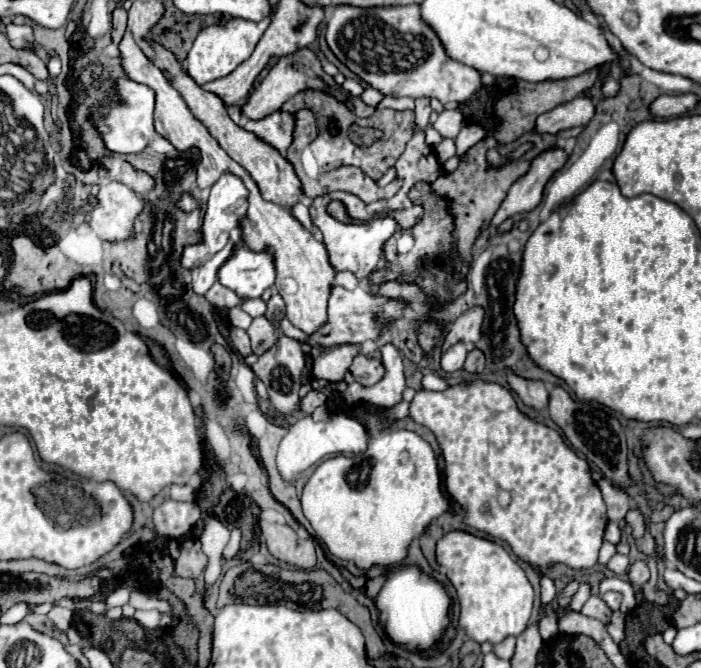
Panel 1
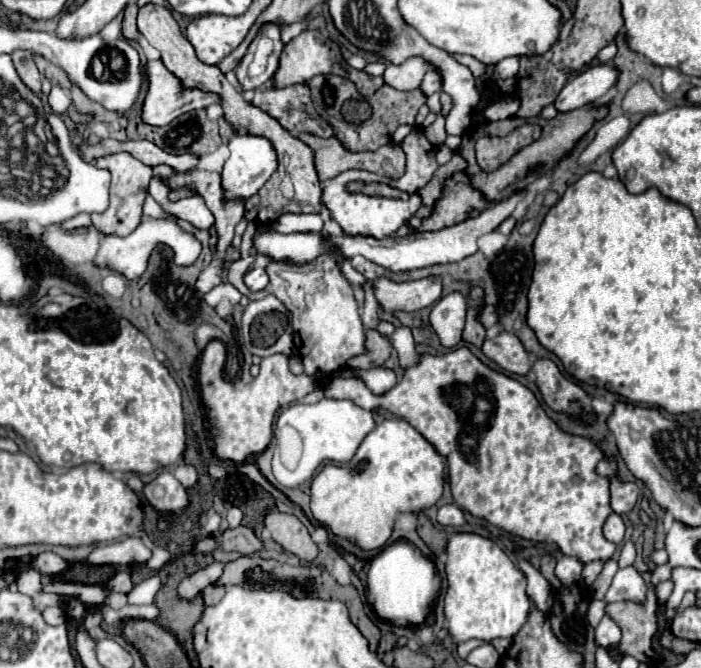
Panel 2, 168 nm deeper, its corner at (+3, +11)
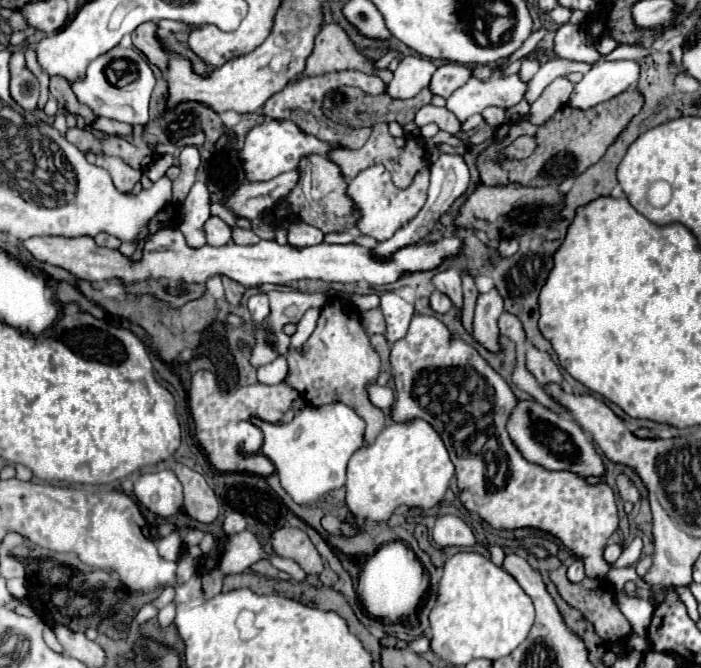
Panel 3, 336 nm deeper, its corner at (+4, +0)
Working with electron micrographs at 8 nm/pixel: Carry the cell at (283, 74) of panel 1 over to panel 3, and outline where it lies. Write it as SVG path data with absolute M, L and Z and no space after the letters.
M326 24L314 40L314 50L306 60L304 76L322 76L328 72L340 70L358 70L382 78L386 84L392 80L392 72L372 68L356 46L348 40L346 32L336 24Z

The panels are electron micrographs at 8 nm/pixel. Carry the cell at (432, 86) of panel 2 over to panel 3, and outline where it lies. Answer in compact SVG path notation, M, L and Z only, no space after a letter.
M444 64L436 70L430 82L430 92L442 98L448 98L456 88L460 88L468 78L472 76L472 70L462 64Z

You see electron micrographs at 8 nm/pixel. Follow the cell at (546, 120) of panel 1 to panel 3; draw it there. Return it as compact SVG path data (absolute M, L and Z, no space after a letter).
M616 60L594 64L588 74L574 86L568 106L578 110L588 110L622 94L628 86L636 84L640 74L638 62Z

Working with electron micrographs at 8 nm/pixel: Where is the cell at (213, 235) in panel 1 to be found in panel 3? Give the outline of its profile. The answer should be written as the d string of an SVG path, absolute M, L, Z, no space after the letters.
M270 120L268 124L254 126L248 132L248 136L244 140L244 146L238 152L238 160L242 164L242 170L244 170L248 182L266 182L266 180L276 178L278 174L294 170L298 166L298 160L304 154L326 156L332 148L338 148L338 144L324 144L318 138L304 134L294 122Z

